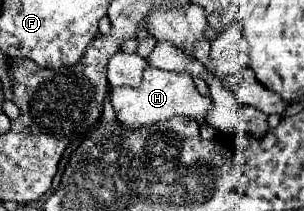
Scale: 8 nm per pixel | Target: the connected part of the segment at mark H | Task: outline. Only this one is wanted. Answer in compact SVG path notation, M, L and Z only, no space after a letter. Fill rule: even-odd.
M145 68L143 82L139 86L111 88L111 104L121 124L131 128L141 128L161 120L169 120L173 116L189 116L189 118L207 116L211 111L212 99L210 96L201 96L195 90L193 76L187 72L165 72L159 68Z

